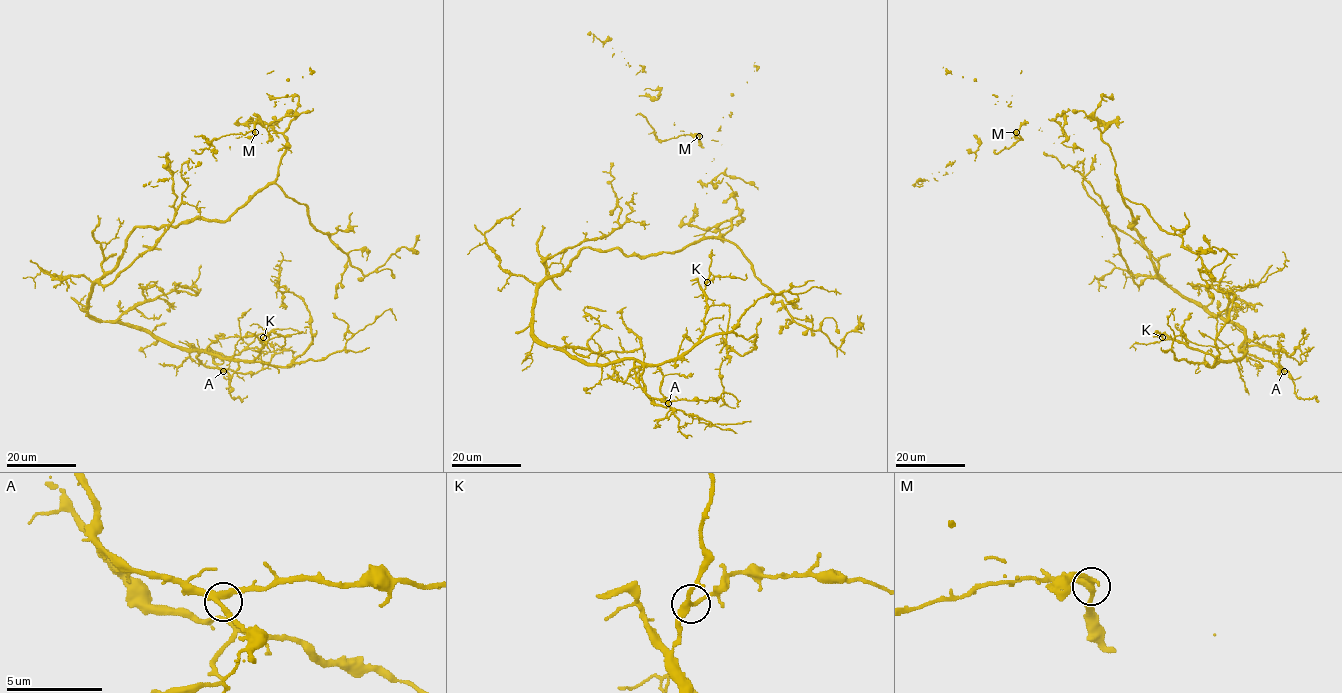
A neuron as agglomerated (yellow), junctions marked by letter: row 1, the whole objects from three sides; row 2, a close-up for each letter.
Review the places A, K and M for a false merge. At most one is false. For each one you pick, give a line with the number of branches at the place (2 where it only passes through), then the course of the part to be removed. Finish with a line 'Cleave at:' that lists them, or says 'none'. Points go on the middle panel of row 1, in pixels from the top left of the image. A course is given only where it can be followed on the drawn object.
M: branches 3; course (699, 136), (678, 135), (659, 140), (644, 117), (636, 115)
Cleave at: M

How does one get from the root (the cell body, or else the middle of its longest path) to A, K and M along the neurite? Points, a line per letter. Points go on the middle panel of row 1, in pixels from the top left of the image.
A: (605, 251), (583, 248), (543, 283), (532, 331), (588, 364), (636, 359), (644, 391), (668, 403)
K: (605, 251), (583, 248), (533, 308), (533, 333), (588, 364), (685, 354), (704, 328), (707, 282)
M: (605, 251), (678, 252), (730, 229), (728, 221), (739, 214), (734, 193), (745, 182), (720, 172), (699, 136)

